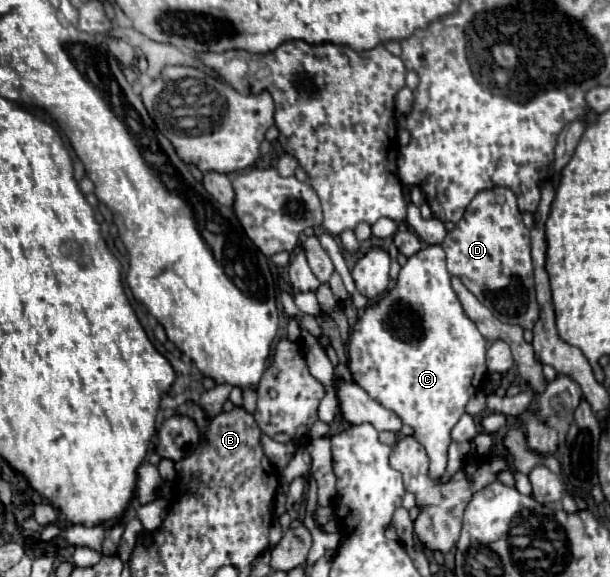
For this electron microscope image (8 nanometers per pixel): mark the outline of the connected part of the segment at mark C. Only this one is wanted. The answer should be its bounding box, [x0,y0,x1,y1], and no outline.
[348,245,488,479]

